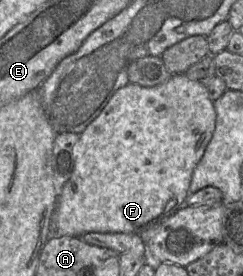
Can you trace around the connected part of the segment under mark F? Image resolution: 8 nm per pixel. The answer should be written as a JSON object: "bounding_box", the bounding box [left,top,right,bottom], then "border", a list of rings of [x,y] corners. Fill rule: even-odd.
{"bounding_box":[50,74,216,237],"border":[[[185,74],[172,75],[167,82],[155,87],[143,87],[129,83],[118,89],[101,113],[79,135],[79,140],[75,146],[74,168],[57,198],[56,207],[50,221],[50,234],[51,230],[54,229],[54,235],[70,237],[81,237],[86,233],[128,233],[139,235],[141,232],[167,219],[178,209],[185,206],[185,201],[189,195],[192,173],[213,136],[215,125],[216,111],[214,101],[210,100],[207,87],[199,82],[190,80]]]}

